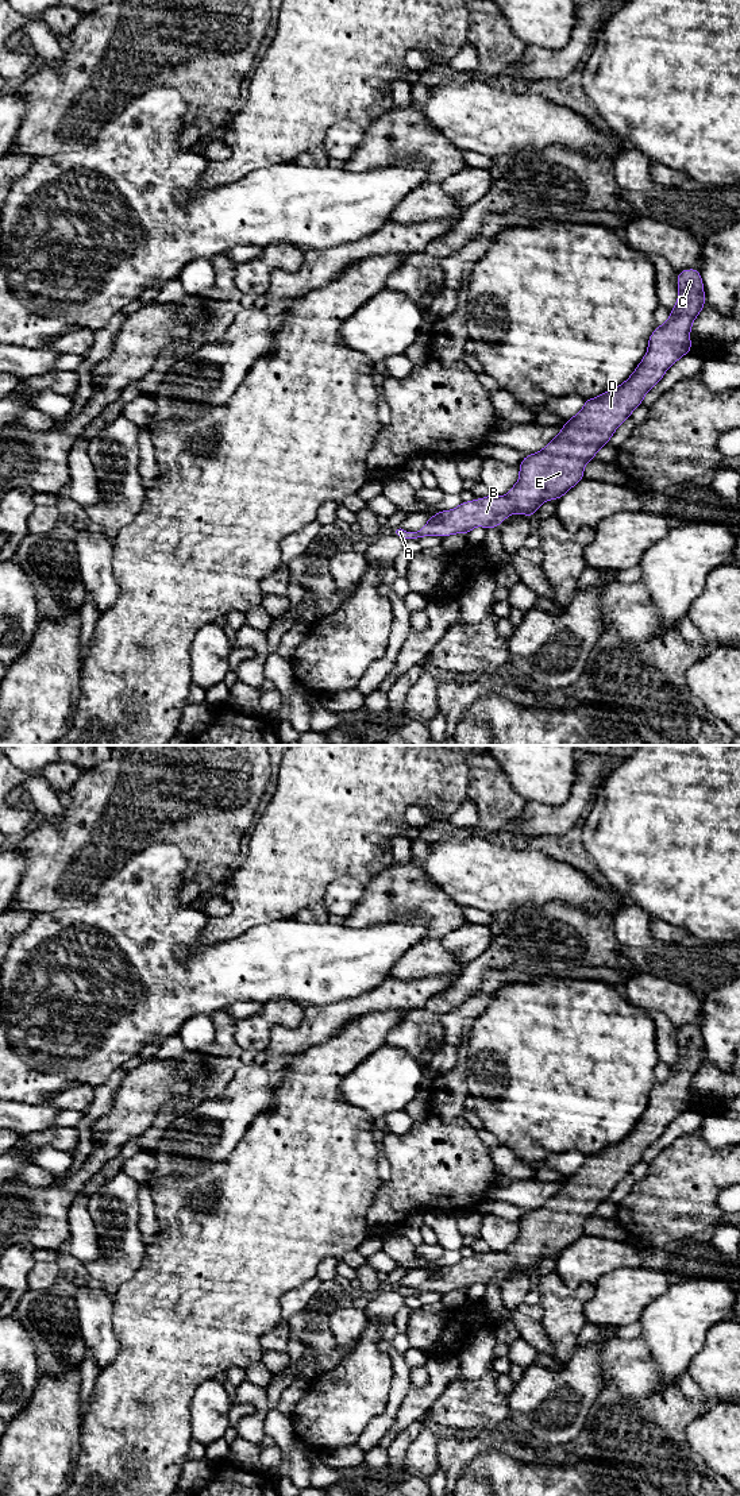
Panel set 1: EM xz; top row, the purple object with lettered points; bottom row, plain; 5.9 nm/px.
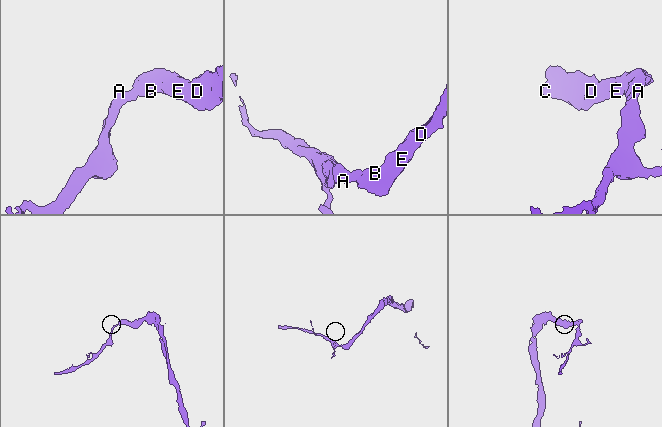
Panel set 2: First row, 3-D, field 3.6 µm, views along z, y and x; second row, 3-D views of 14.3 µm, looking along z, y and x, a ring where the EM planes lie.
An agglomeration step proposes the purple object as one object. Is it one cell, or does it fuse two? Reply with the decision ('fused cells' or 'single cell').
single cell

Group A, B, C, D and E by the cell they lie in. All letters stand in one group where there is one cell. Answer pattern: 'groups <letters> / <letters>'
groups A B C D E

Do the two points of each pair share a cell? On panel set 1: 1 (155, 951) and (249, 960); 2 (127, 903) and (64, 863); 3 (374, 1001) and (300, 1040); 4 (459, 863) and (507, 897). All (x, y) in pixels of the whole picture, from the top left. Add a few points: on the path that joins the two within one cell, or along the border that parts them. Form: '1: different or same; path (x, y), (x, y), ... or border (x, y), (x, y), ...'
1: same; path (178, 974), (226, 972)
2: different; border (123, 866), (100, 886), (97, 893)
3: same; path (355, 1007), (342, 1011), (319, 1025)
4: same; path (471, 871), (485, 875), (494, 885)

